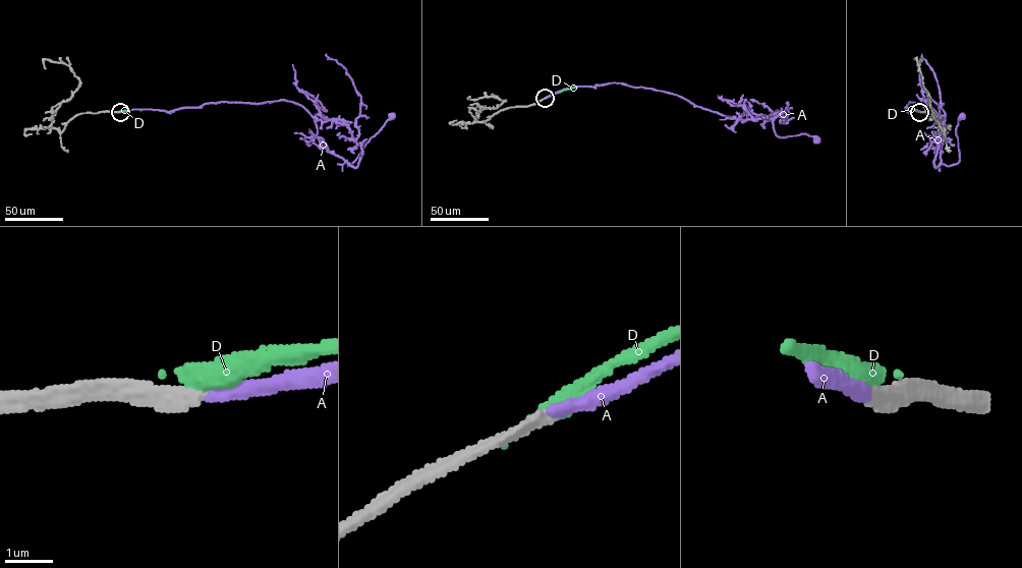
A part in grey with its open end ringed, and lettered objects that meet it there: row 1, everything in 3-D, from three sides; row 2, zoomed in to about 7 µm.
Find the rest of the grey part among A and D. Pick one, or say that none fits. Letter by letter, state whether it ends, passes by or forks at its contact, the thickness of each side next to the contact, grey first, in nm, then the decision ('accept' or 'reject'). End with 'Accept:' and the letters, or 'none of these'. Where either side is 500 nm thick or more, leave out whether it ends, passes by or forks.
A: it ends there; 280 nm thick on the grey side, 280 nm on the other; accept
D: it ends there; 320 nm thick on the grey side, 460 nm on the other; reject
Accept: A

